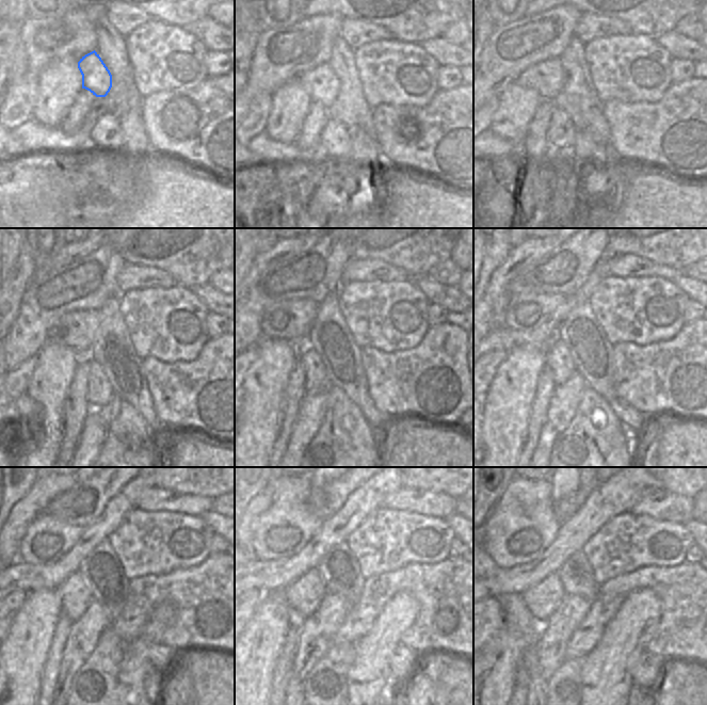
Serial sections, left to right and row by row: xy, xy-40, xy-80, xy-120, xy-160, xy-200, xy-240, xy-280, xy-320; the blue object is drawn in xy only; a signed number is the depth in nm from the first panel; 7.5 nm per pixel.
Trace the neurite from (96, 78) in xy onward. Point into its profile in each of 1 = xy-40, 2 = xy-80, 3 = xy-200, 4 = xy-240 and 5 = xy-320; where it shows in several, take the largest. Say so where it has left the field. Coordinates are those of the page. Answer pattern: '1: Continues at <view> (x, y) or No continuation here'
1: Continues at xy-40 (321, 83)
2: Continues at xy-80 (560, 83)
3: Continues at xy-200 (528, 308)
4: Continues at xy-240 (47, 540)
5: Continues at xy-320 (520, 525)

